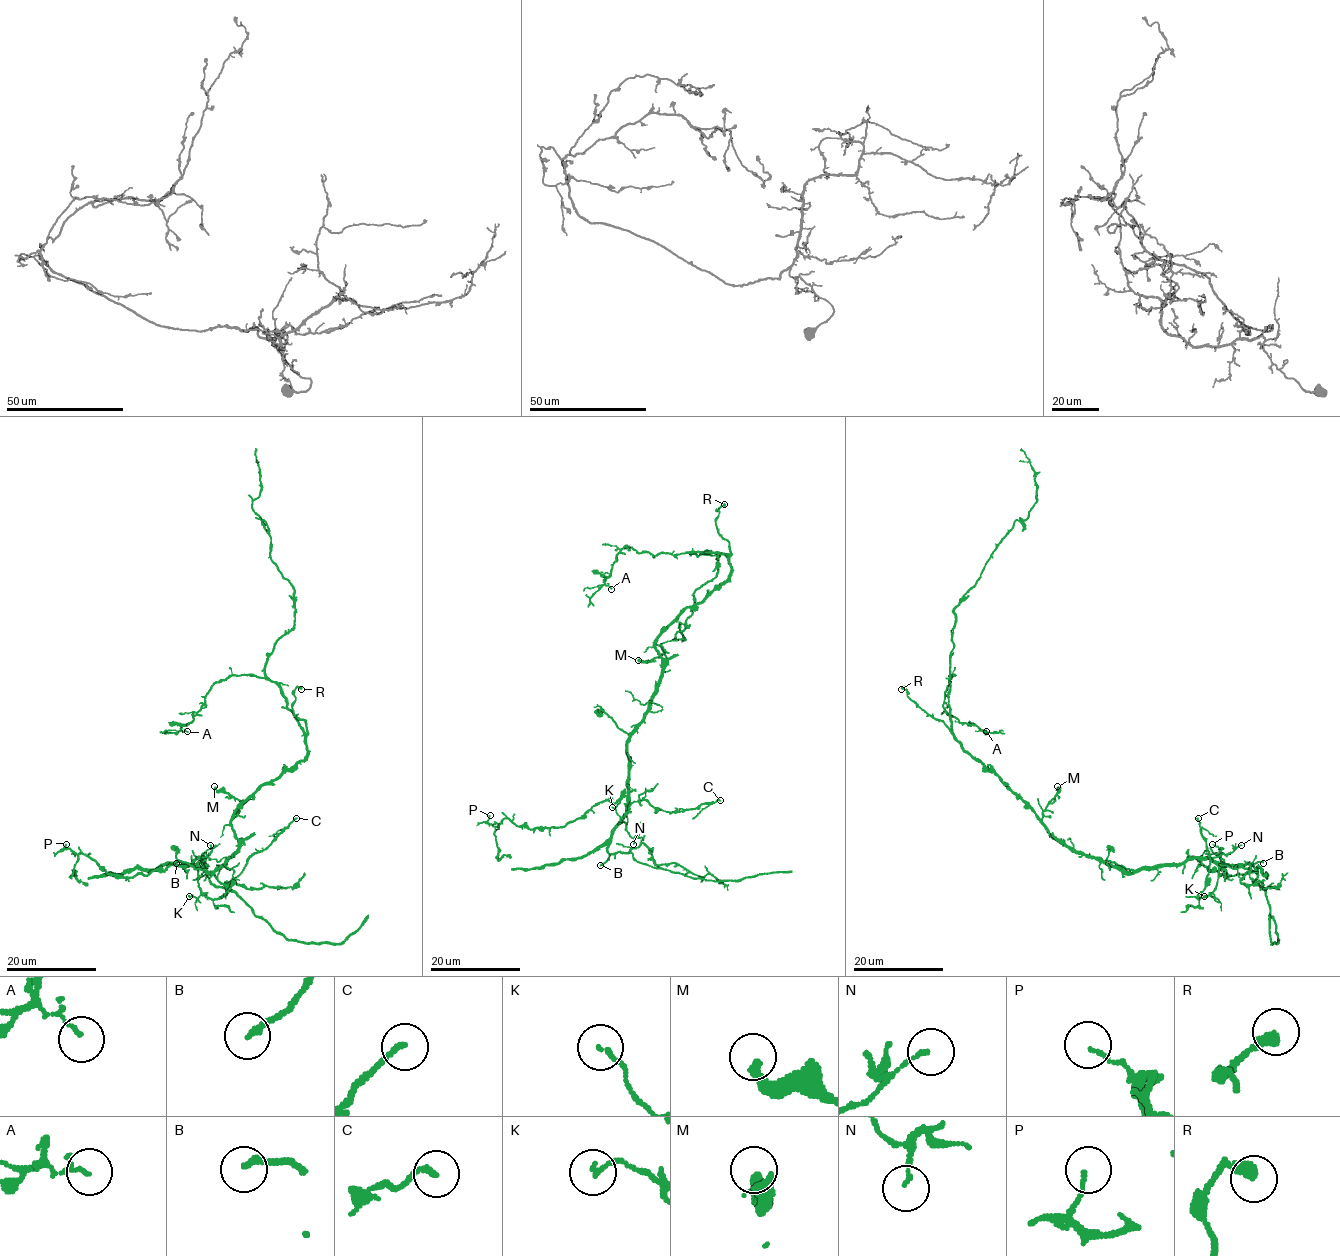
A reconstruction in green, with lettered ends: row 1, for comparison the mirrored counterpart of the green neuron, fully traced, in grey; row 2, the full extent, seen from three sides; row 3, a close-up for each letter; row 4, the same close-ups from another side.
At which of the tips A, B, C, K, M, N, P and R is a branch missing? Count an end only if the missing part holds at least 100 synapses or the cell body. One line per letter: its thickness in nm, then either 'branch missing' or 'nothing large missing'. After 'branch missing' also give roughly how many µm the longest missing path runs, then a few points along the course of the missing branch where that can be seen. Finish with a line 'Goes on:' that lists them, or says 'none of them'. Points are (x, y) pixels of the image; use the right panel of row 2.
A: 60 nm thick; nothing large missing
B: 200 nm thick; nothing large missing
C: 180 nm thick; nothing large missing
K: 130 nm thick; nothing large missing
M: 300 nm thick; nothing large missing
N: 120 nm thick; nothing large missing
P: 90 nm thick; nothing large missing
R: 360 nm thick; nothing large missing
Goes on: none of them

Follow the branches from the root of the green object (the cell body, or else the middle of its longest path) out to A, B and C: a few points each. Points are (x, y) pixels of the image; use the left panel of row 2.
A: (238, 808), (307, 755), (303, 729), (282, 690), (255, 675), (219, 680), (181, 728), (187, 731)
B: (238, 808), (231, 818), (238, 848), (220, 866), (208, 872), (203, 858), (185, 867), (182, 862), (176, 863)
C: (238, 808), (238, 848), (213, 871), (203, 858), (198, 866), (199, 889), (211, 899), (296, 818)

